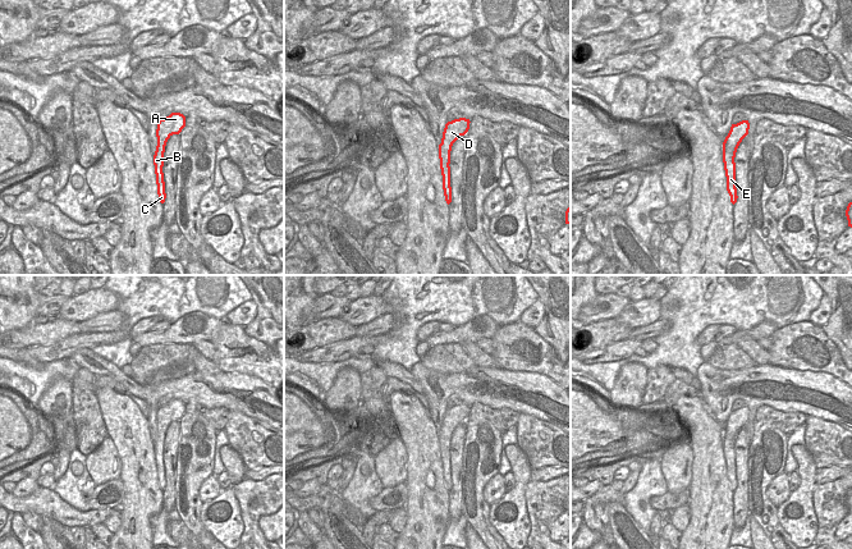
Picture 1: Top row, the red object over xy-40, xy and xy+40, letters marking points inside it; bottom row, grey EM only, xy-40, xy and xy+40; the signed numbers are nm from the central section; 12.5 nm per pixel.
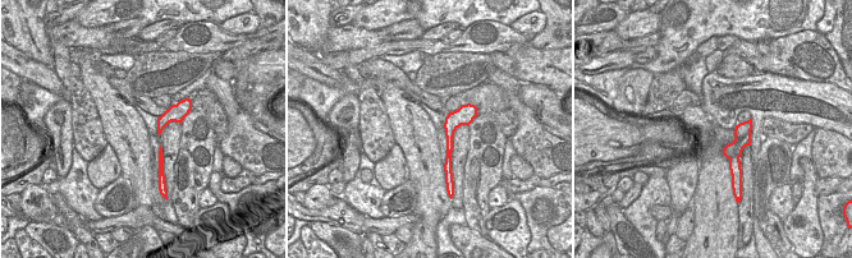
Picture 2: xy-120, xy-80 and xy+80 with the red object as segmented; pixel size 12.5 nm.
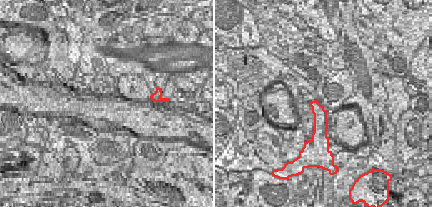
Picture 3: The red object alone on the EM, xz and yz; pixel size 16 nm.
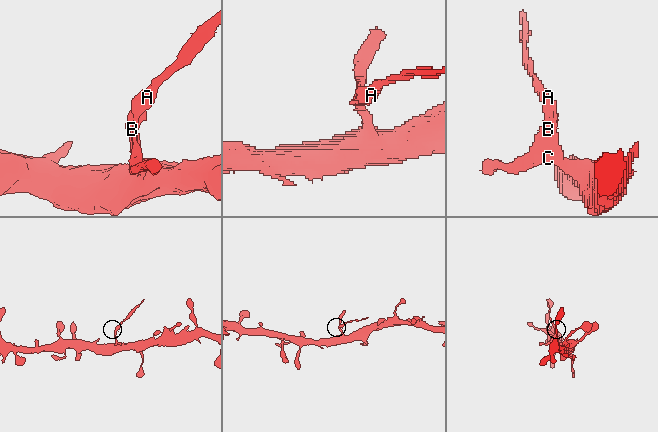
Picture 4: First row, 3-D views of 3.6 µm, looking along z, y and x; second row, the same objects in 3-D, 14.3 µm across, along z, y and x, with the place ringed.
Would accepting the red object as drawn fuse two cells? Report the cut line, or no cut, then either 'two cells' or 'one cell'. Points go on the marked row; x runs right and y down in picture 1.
cut xy+40 (723, 143), (736, 150); two cells

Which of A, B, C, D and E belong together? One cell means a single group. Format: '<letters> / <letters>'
A D / B C E

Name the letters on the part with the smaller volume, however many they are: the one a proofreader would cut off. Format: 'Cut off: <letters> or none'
Cut off: A, D.

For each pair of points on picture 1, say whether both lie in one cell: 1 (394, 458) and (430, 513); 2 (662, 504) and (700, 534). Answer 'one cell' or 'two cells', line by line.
1: two cells
2: two cells

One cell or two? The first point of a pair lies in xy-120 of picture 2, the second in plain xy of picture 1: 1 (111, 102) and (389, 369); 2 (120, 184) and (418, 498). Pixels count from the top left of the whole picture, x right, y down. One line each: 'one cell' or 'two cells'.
1: two cells
2: two cells

